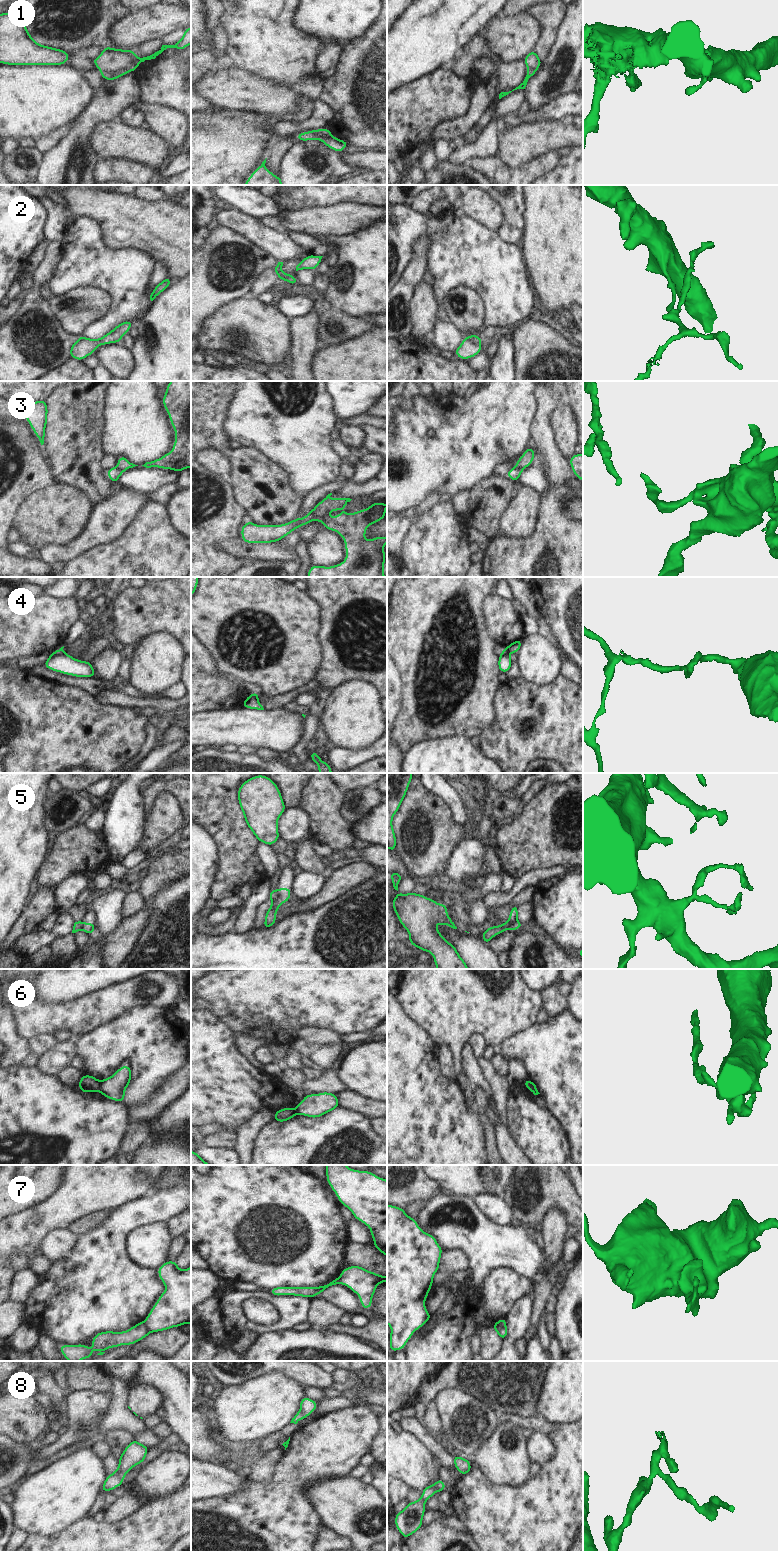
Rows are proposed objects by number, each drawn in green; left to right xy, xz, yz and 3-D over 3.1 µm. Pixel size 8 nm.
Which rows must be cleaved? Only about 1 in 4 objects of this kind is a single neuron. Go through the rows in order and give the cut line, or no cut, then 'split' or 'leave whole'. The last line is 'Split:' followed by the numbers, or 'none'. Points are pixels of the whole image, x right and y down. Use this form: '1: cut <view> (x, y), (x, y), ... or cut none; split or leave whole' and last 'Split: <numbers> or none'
1: cut xy (100, 69), (127, 69), (129, 71); split
2: cut yz (467, 336), (479, 343); split
3: cut xz (318, 505), (319, 509), (313, 519); split
4: cut yz (504, 649), (507, 653); split
5: cut xz (276, 889), (276, 897), (272, 901); split
6: cut xy (99, 1081), (100, 1091); split
7: cut xy (144, 1321), (151, 1331); split
8: cut none; leave whole
Split: 1, 2, 3, 4, 5, 6, 7

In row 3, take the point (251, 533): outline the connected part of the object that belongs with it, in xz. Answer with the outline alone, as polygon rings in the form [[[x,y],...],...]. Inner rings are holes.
[[[316,505],[304,518],[296,518],[288,523],[280,525],[256,525],[247,521],[241,528],[242,540],[245,543],[272,543],[278,542],[295,529],[309,524],[315,519],[315,513],[319,510]]]

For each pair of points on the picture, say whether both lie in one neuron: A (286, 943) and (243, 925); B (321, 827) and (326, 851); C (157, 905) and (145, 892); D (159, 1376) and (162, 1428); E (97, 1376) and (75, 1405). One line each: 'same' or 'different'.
A: different
B: different
C: different
D: different
E: different

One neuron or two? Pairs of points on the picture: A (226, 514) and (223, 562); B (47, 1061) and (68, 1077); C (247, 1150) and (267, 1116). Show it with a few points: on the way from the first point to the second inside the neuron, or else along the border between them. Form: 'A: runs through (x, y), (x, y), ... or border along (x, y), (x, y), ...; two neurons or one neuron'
A: runs through (214, 526), (212, 528), (212, 550); one neuron
B: border along (69, 1065), (58, 1075); two neurons
C: runs through (247, 1142), (247, 1136), (259, 1124); one neuron

